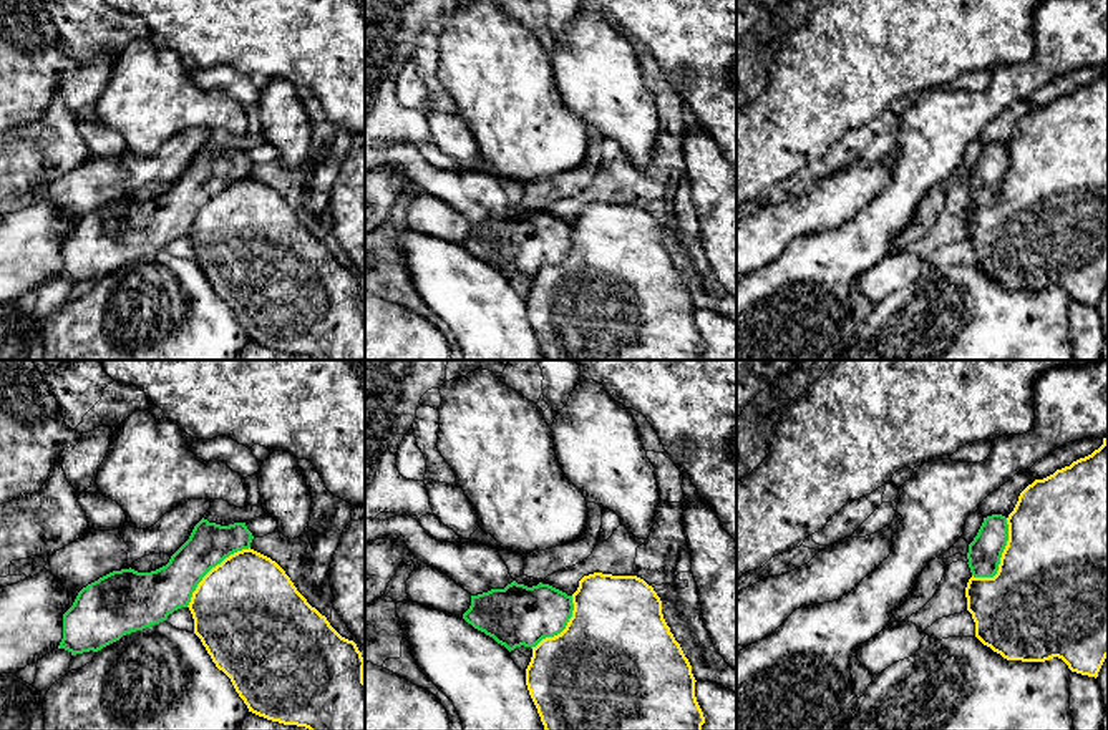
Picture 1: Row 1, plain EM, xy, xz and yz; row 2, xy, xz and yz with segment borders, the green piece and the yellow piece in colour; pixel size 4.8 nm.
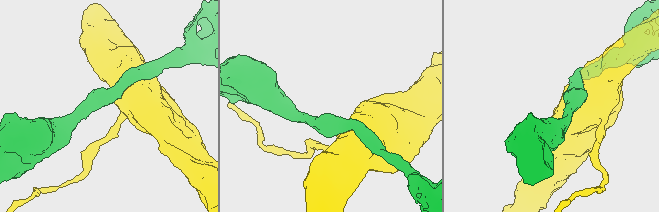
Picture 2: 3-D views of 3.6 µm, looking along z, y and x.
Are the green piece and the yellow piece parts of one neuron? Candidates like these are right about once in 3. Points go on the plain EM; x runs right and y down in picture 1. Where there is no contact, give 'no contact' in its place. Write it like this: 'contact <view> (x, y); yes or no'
contact yz (1001, 184); no

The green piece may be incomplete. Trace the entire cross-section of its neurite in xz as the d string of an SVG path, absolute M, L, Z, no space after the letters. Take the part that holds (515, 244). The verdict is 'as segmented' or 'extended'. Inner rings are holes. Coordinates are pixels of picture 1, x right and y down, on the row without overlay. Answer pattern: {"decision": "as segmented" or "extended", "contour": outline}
{"decision": "as segmented", "contour": "M513 209L504 217L471 224L463 247L511 280L561 262L572 239L572 224L566 221L542 211L527 216Z"}

